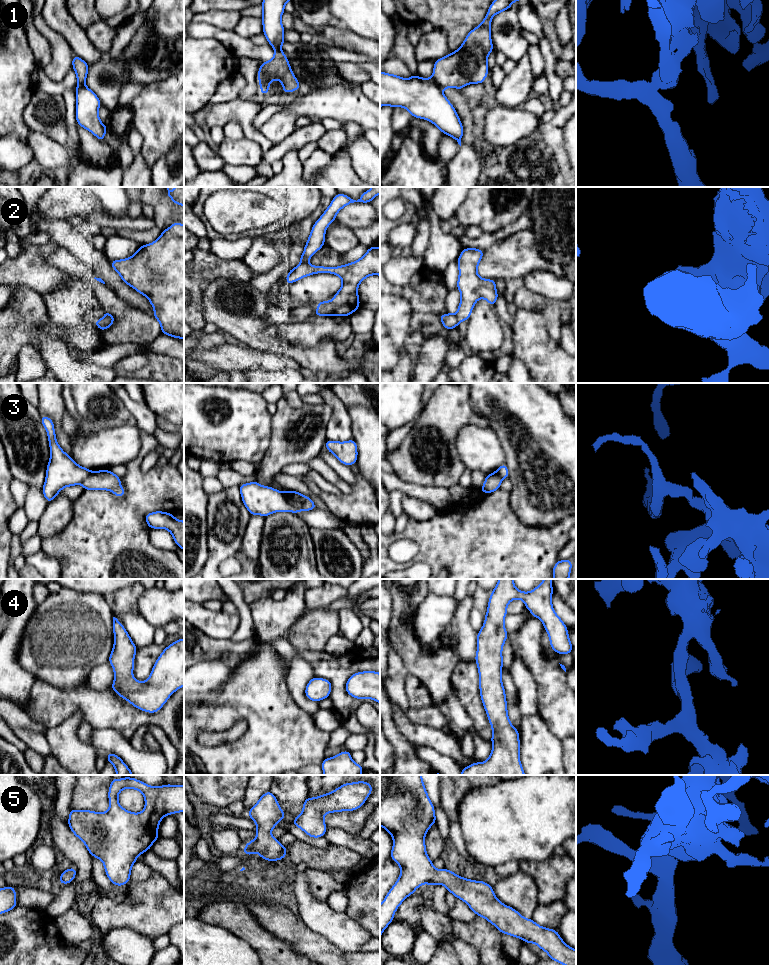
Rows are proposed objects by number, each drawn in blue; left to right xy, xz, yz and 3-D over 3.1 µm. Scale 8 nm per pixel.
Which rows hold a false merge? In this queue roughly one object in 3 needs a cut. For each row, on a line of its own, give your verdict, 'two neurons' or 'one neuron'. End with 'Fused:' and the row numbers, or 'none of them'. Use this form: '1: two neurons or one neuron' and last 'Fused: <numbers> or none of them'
1: two neurons
2: two neurons
3: two neurons
4: one neuron
5: one neuron
Fused: 1, 2, 3

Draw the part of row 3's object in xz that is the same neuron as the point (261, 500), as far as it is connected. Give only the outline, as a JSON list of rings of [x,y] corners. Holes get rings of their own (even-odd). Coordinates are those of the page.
[[[257,481],[245,483],[238,487],[243,504],[250,515],[261,515],[267,517],[275,512],[293,512],[299,510],[289,504],[279,490],[262,486]]]

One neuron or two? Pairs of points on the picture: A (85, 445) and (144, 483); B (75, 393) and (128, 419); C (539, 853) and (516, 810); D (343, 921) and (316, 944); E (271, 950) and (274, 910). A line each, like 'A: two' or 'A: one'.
A: two
B: one
C: one
D: two
E: two

